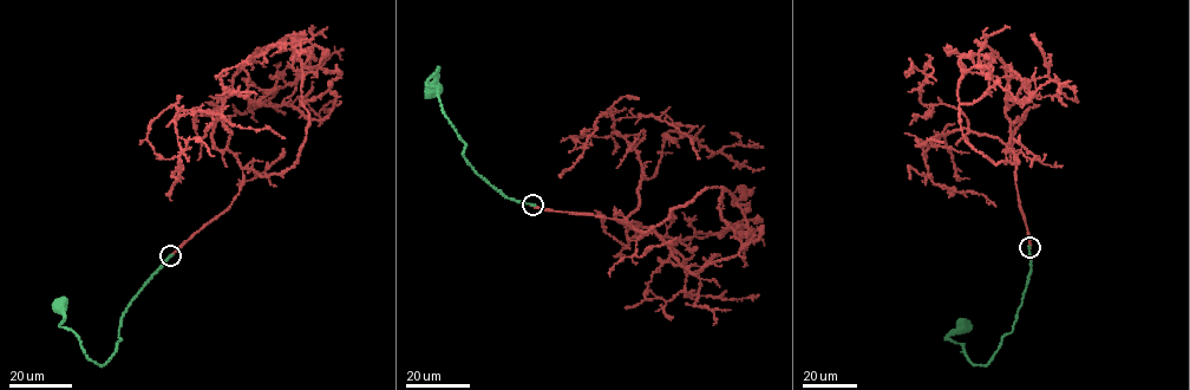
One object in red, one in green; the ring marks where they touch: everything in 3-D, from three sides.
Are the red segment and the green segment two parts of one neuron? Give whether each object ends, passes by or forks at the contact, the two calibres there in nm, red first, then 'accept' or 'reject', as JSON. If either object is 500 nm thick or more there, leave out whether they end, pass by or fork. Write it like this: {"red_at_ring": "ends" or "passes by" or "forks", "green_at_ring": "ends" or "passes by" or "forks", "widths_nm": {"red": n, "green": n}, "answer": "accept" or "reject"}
{"red_at_ring": "ends", "green_at_ring": "ends", "widths_nm": {"red": 300, "green": 280}, "answer": "reject"}

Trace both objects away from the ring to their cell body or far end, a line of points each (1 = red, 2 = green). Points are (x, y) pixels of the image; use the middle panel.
1: (533, 205), (632, 227), (618, 214), (623, 223), (685, 240), (738, 227), (753, 233), (720, 218), (724, 196)
2: (533, 205), (508, 197), (464, 158), (465, 144), (443, 110), (439, 88), (426, 84), (437, 70), (433, 90)

